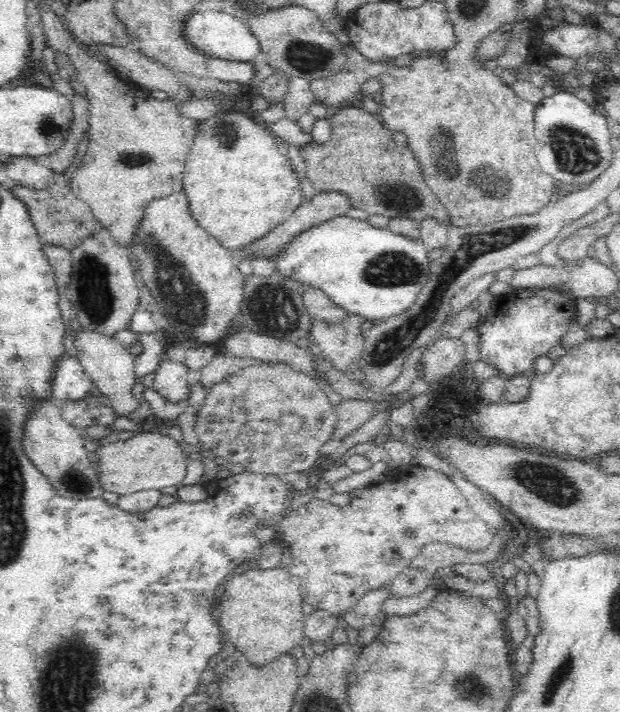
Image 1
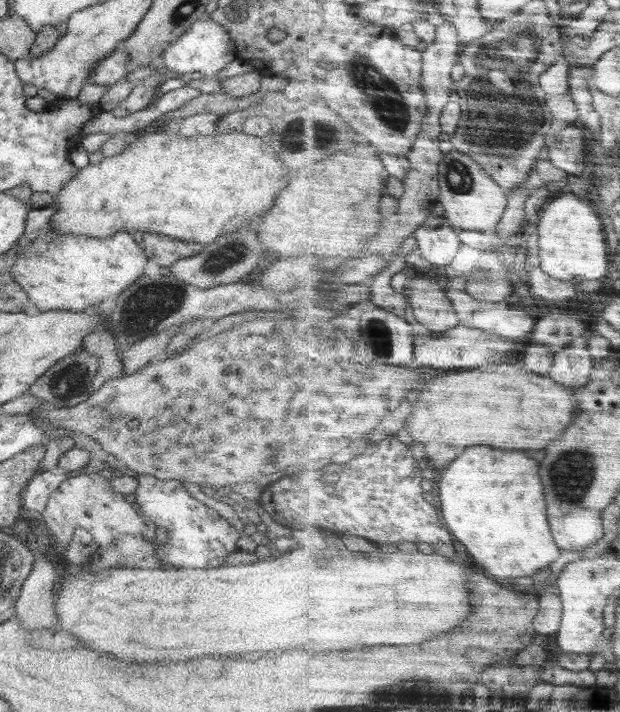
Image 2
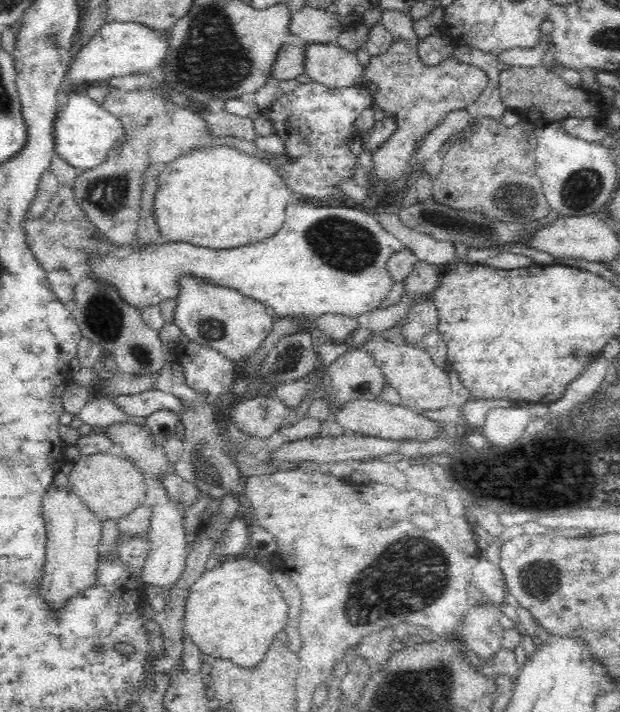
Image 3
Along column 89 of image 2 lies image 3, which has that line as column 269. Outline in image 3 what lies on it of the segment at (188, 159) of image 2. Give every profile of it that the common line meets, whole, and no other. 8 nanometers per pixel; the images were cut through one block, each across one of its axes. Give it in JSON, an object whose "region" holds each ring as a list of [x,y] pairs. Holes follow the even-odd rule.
{"region":[[[226,145],[184,152],[158,176],[154,219],[161,236],[172,243],[228,249],[275,235],[282,229],[286,205],[294,197],[277,170],[277,166]]]}

